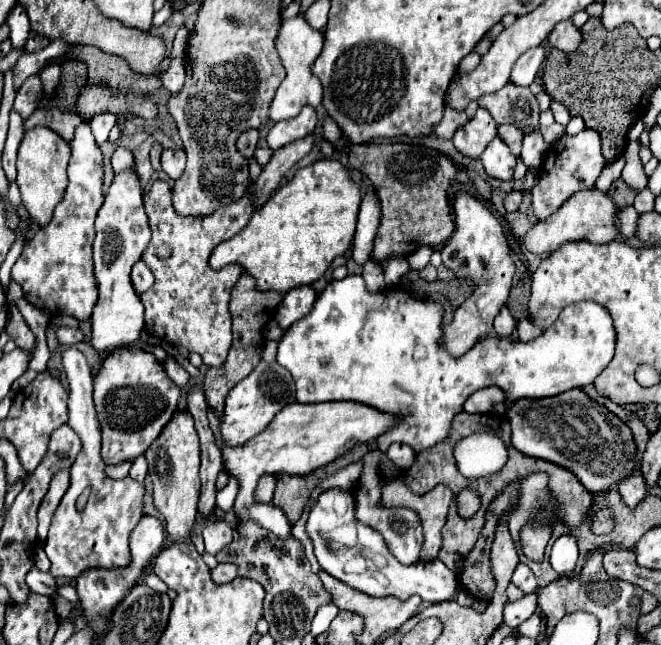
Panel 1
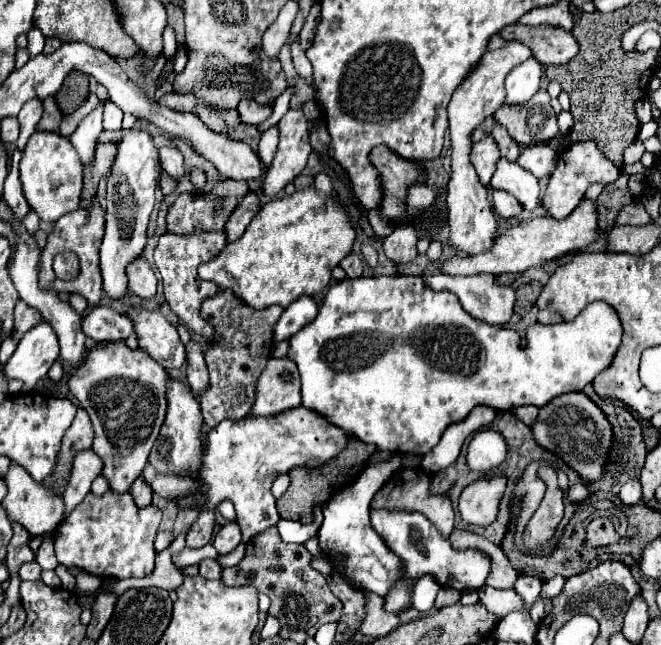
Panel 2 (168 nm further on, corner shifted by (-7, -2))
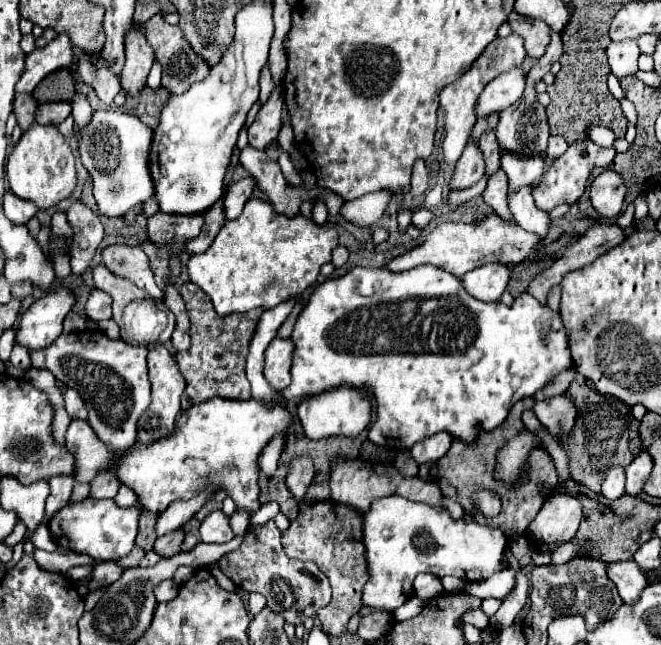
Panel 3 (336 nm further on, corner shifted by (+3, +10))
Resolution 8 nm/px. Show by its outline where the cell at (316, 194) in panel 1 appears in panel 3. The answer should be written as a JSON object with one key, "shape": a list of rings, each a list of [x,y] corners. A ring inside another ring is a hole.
{"shape":[[[251,198],[245,204],[239,218],[225,222],[225,226],[221,228],[221,232],[217,234],[207,252],[191,254],[187,262],[187,272],[191,282],[199,284],[201,290],[211,298],[219,316],[227,316],[231,312],[249,312],[257,306],[273,308],[291,296],[299,296],[311,284],[317,282],[319,268],[325,262],[331,262],[331,252],[337,246],[337,238],[339,236],[333,228],[319,226],[311,218],[305,218],[303,214],[285,216],[275,212],[269,200]]]}

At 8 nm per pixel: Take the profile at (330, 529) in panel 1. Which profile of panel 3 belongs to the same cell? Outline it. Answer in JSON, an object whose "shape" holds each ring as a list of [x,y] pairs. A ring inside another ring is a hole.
{"shape":[[[421,574],[415,578],[413,582],[413,592],[419,600],[431,600],[435,596],[439,596],[443,592],[443,586],[441,586],[441,580],[437,576],[431,576],[431,574]]]}

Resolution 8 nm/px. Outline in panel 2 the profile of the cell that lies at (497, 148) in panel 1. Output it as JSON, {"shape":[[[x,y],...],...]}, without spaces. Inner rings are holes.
{"shape":[[[503,158],[497,162],[497,170],[491,178],[491,188],[513,194],[527,212],[533,212],[541,202],[537,178],[523,170],[517,162],[507,162]]]}

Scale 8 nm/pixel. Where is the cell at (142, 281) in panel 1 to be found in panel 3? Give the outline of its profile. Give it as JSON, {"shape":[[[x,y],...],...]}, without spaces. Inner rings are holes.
{"shape":[[[129,244],[107,246],[103,250],[103,264],[115,276],[121,276],[121,278],[133,282],[135,286],[145,290],[151,298],[155,298],[157,302],[163,302],[165,294],[155,284],[155,276],[153,276],[153,270],[149,266],[149,258],[141,248],[129,246]]]}

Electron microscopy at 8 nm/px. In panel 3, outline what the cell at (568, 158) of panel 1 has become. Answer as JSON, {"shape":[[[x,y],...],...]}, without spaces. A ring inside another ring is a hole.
{"shape":[[[585,140],[585,142],[573,142],[569,144],[567,152],[559,158],[553,160],[553,164],[549,166],[549,170],[543,174],[541,182],[535,184],[533,188],[533,198],[537,202],[537,208],[539,210],[545,210],[545,212],[551,212],[555,206],[567,202],[567,204],[575,204],[581,194],[585,192],[586,186],[590,183],[590,200],[591,200],[591,174],[593,170],[599,170],[599,168],[607,168],[613,158],[615,158],[615,148],[603,148],[603,146],[597,146],[595,142],[591,140]]]}

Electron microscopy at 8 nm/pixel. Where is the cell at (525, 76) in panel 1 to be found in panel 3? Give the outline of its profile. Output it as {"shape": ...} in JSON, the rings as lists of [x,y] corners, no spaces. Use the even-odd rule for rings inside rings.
{"shape":[[[521,66],[509,70],[509,72],[501,72],[495,80],[491,80],[491,84],[487,84],[487,88],[481,94],[479,100],[479,108],[477,108],[477,116],[483,118],[491,112],[501,112],[503,108],[515,104],[525,88],[525,72]]]}

